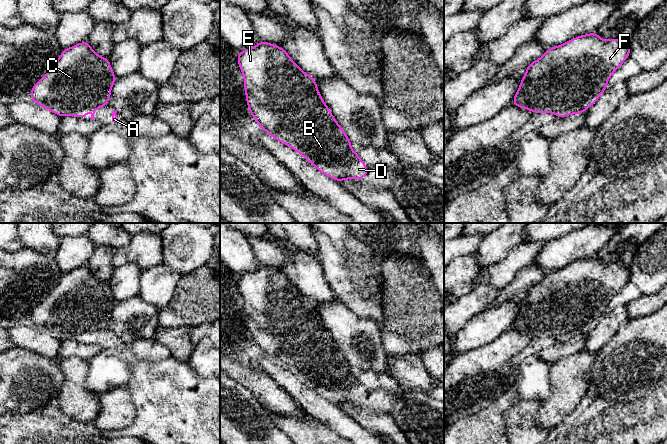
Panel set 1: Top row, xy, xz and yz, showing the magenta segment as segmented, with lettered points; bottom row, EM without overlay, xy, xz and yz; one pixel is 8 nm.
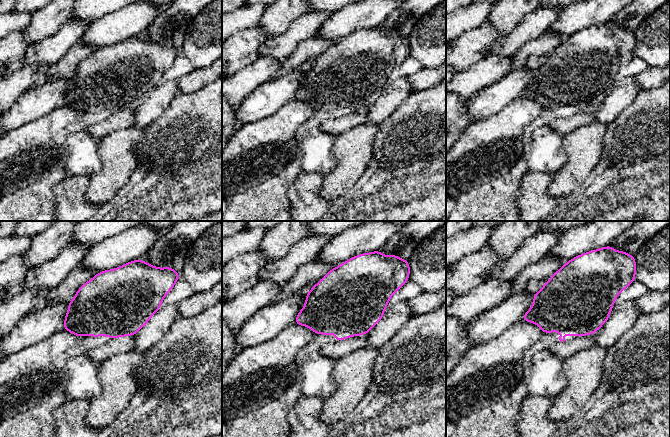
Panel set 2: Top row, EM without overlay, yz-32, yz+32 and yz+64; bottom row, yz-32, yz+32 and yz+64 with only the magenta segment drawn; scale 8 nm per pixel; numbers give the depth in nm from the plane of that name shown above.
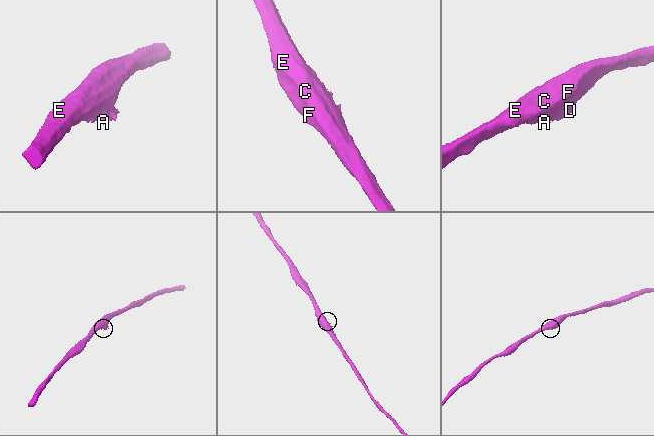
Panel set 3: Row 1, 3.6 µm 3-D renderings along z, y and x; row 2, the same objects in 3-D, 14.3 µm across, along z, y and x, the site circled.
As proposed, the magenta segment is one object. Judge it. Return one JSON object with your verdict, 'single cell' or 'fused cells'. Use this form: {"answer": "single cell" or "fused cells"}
{"answer": "single cell"}

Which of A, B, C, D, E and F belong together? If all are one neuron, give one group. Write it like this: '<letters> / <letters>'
A B C D E F

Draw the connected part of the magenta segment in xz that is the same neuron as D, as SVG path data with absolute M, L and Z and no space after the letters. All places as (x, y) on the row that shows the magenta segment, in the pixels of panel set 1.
M260 40L255 47L237 53L237 60L244 77L249 113L261 129L338 182L366 177L369 171L366 164L353 151L350 139L325 104L316 80L305 73L283 47Z

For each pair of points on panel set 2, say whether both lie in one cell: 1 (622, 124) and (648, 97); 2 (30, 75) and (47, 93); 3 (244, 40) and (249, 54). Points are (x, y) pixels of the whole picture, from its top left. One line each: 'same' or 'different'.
1: same
2: different
3: same

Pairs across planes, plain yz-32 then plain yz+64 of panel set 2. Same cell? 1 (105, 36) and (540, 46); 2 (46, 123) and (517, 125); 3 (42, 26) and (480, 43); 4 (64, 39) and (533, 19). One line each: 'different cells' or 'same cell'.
1: different cells
2: same cell
3: different cells
4: same cell

